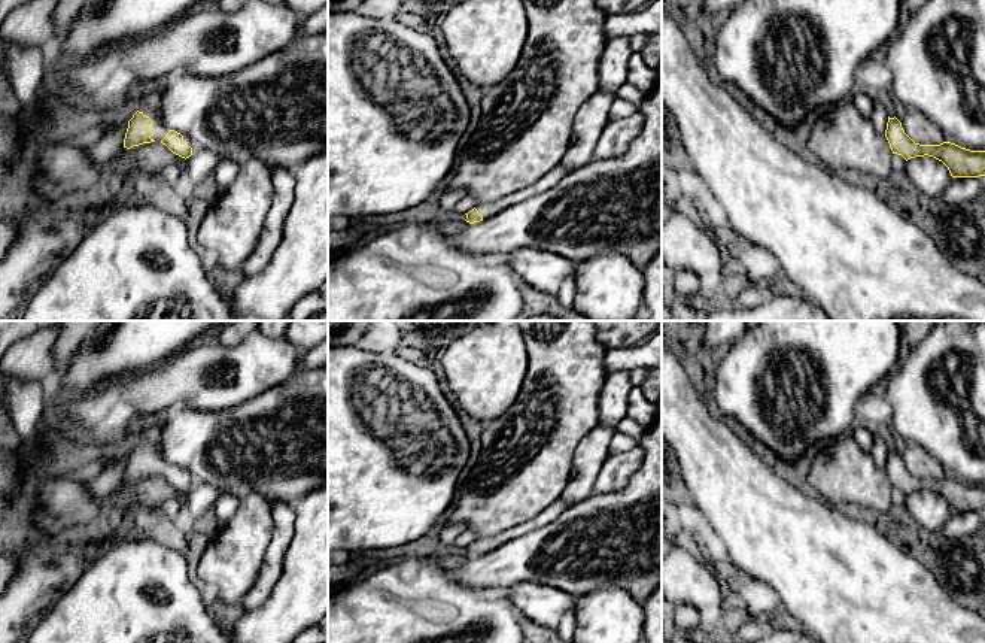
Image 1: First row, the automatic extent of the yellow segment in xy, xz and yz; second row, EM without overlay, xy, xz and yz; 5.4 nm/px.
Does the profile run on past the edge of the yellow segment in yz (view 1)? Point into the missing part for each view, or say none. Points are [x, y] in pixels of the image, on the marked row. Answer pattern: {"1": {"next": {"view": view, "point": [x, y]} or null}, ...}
{"1": {"next": null}}

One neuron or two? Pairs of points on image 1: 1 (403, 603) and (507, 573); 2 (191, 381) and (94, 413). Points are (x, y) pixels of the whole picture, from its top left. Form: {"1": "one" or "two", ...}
{"1": "two", "2": "one"}

